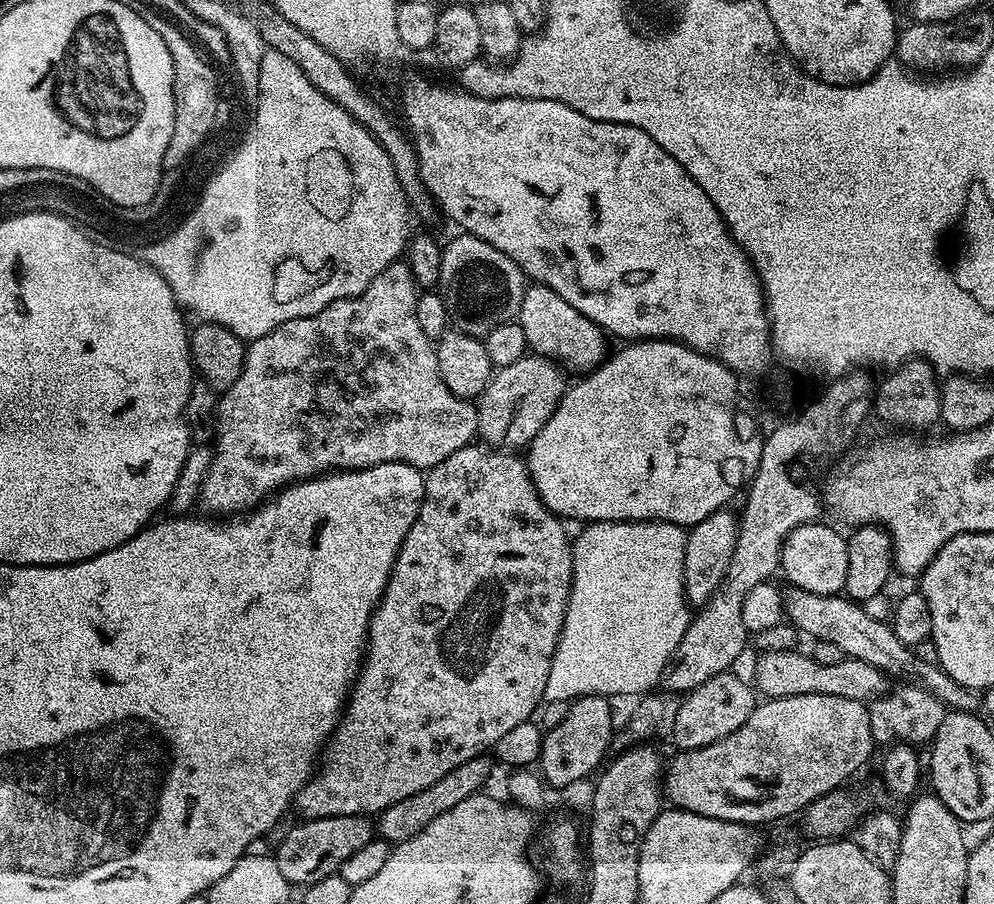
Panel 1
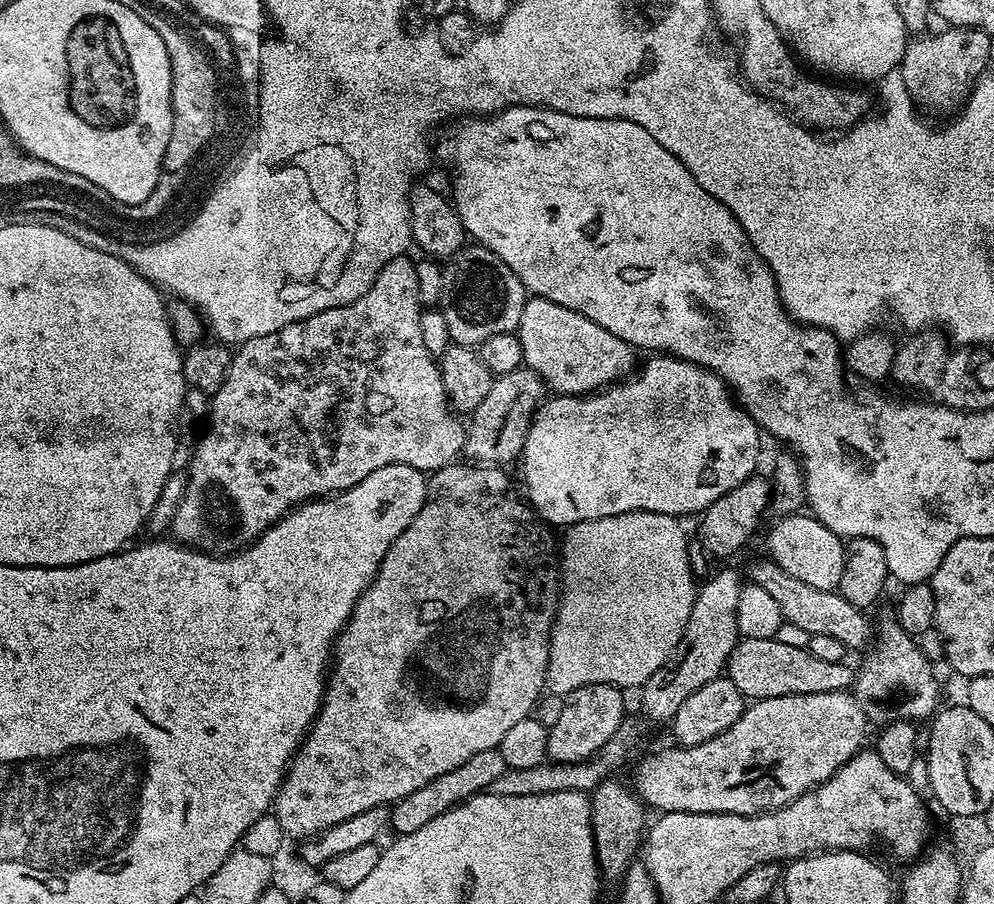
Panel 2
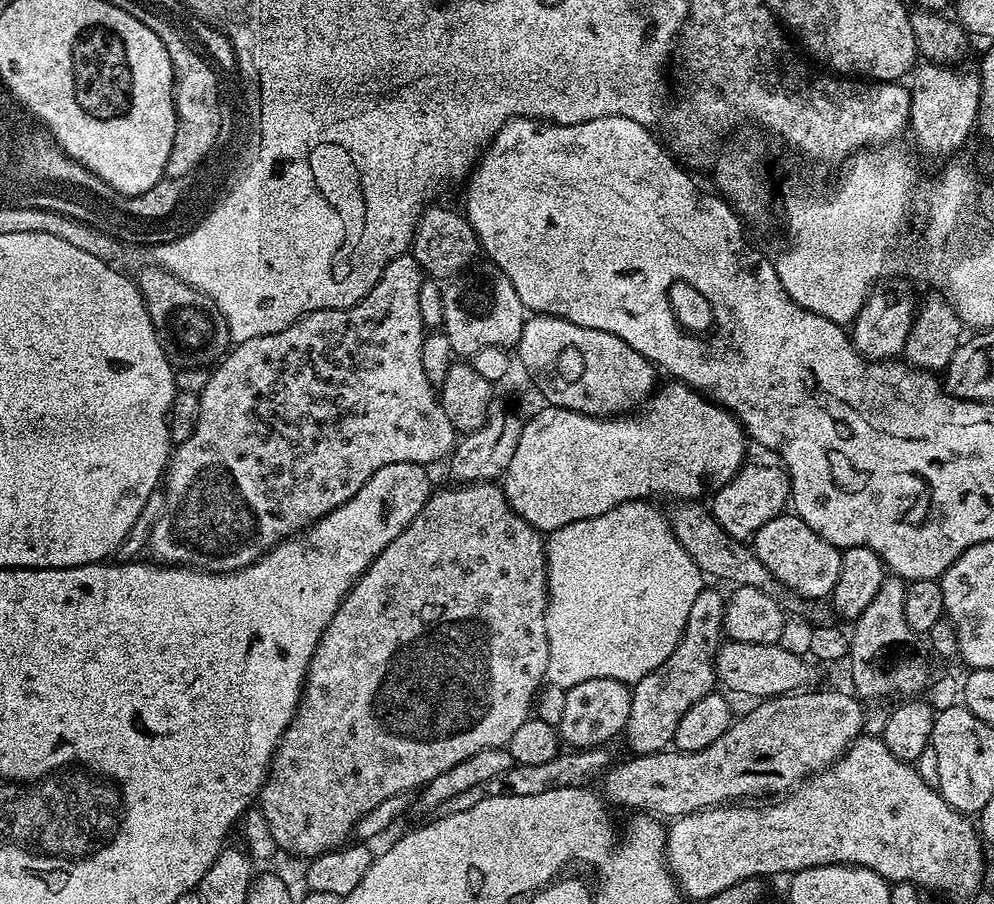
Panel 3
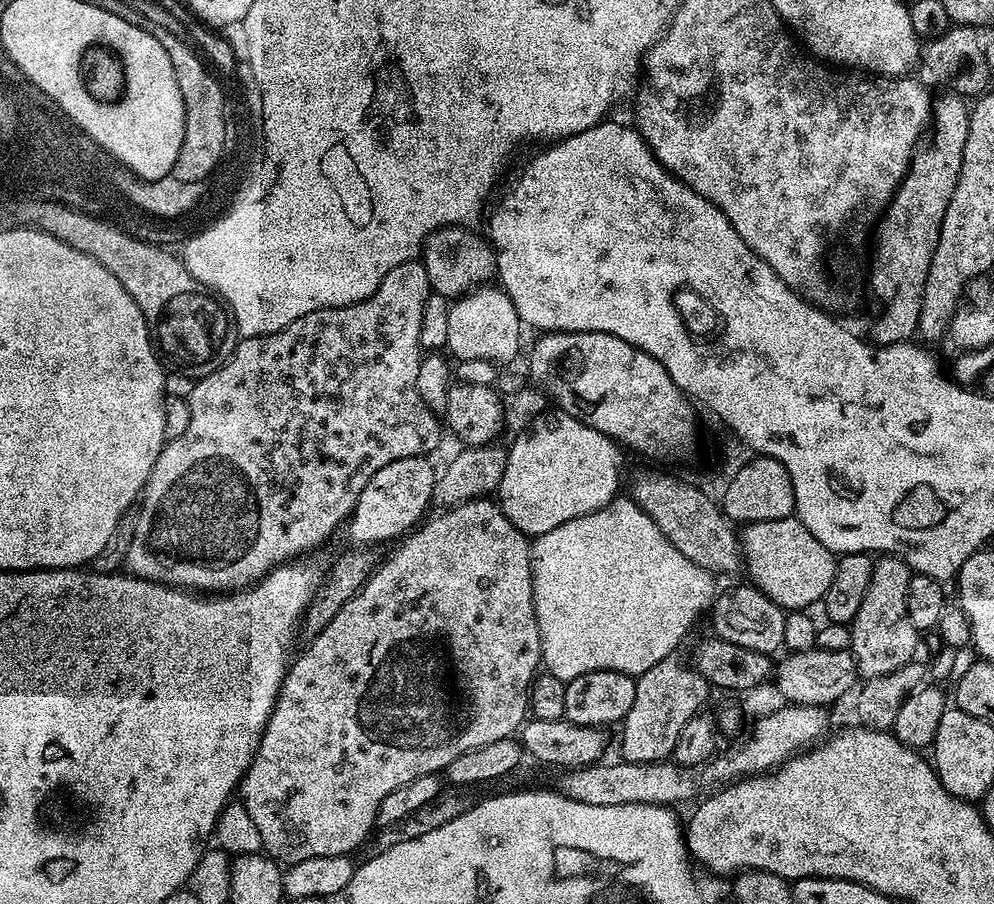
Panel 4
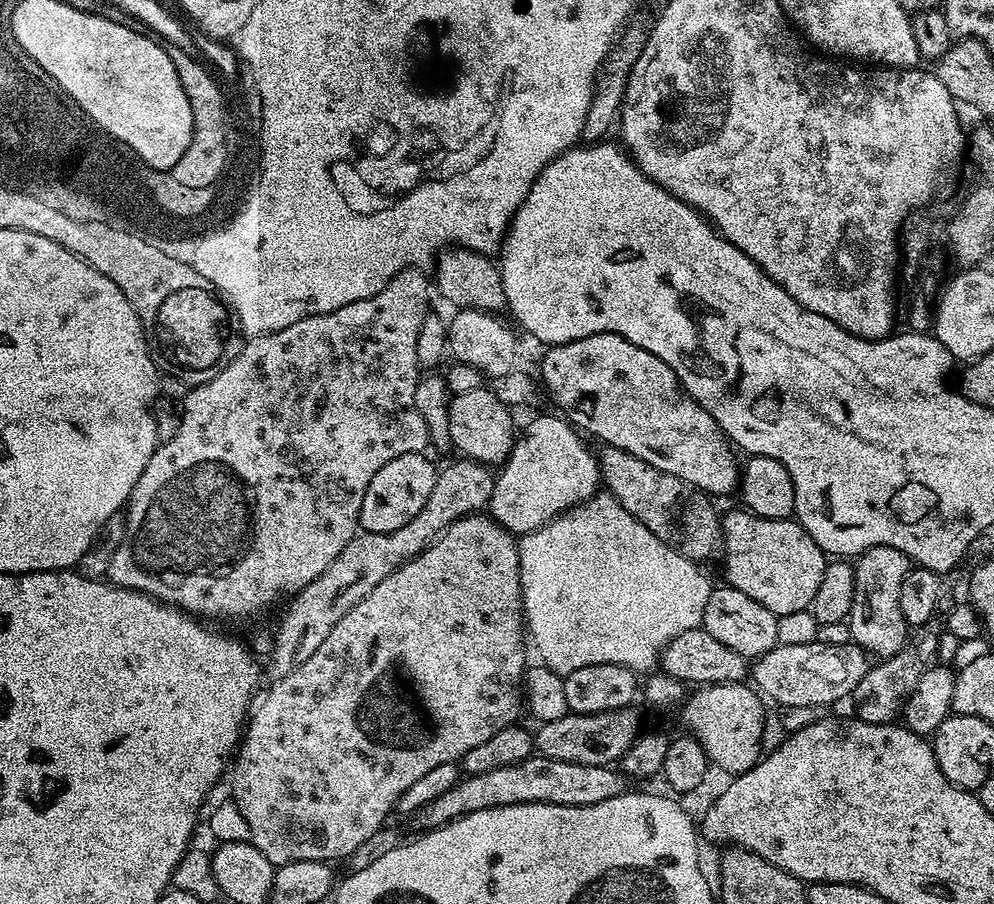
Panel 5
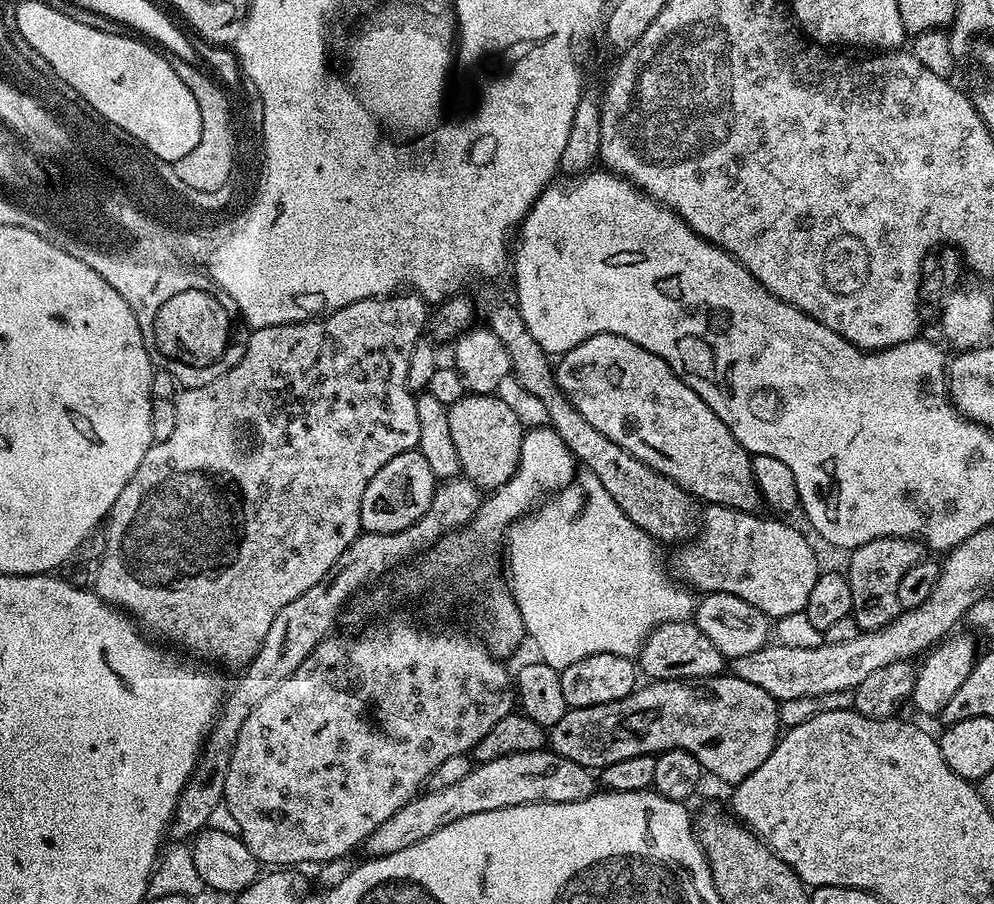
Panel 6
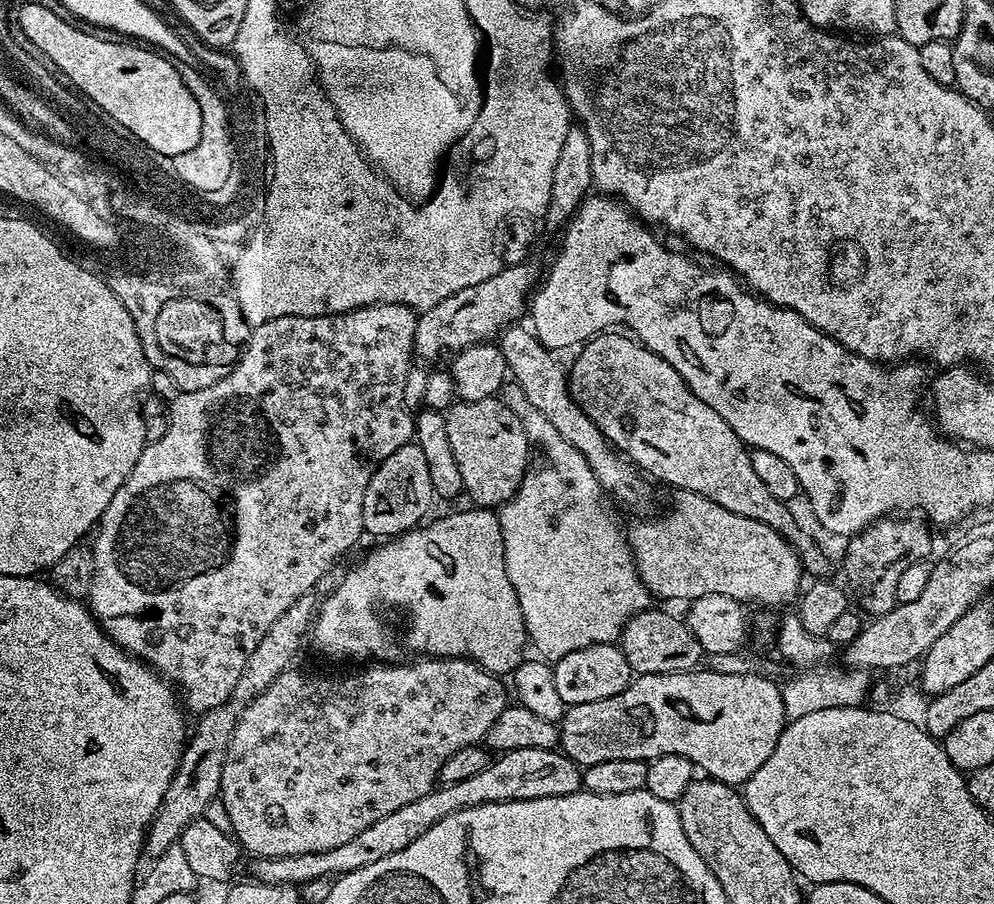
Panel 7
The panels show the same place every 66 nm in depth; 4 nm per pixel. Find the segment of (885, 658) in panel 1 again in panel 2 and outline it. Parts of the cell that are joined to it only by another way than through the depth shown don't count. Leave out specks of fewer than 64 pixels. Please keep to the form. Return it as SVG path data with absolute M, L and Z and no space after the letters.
M771 558L763 559L749 566L747 579L762 586L762 590L774 597L774 602L778 602L778 610L782 610L784 622L806 630L812 638L829 636L848 648L863 649L873 639L874 628L871 623L868 625L864 617L867 615L861 609L850 606L850 602L846 602L839 591L814 590L814 586L806 586L806 582L798 582L798 578L786 574L786 570L782 570L782 566L775 564Z

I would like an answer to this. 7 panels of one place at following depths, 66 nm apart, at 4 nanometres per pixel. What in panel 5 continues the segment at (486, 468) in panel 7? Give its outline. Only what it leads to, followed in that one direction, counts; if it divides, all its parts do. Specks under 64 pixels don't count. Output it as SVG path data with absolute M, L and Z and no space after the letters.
M481 386L466 393L453 395L448 401L450 406L450 438L452 448L461 457L476 460L489 466L503 465L512 453L514 431L509 405L503 404L491 387Z

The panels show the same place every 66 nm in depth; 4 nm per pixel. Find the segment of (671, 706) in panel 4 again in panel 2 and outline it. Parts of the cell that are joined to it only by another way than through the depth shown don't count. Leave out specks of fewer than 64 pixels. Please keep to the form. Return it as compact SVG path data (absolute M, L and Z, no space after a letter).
M724 568L717 576L711 576L707 577L709 580L705 584L699 585L684 636L673 650L672 657L642 685L640 704L648 720L671 721L672 716L678 714L678 706L682 706L694 690L706 686L706 682L721 679L728 666L728 655L734 650L736 641L741 639L736 623L742 576L740 580L739 574L732 568Z

